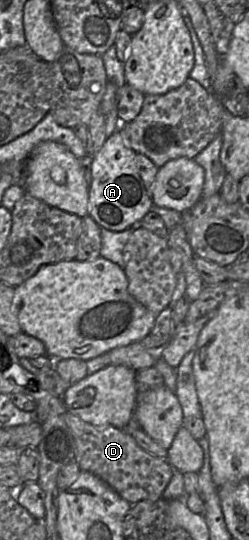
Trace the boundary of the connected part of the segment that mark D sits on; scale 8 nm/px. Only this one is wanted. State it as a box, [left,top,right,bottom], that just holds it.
[64,411,173,505]

